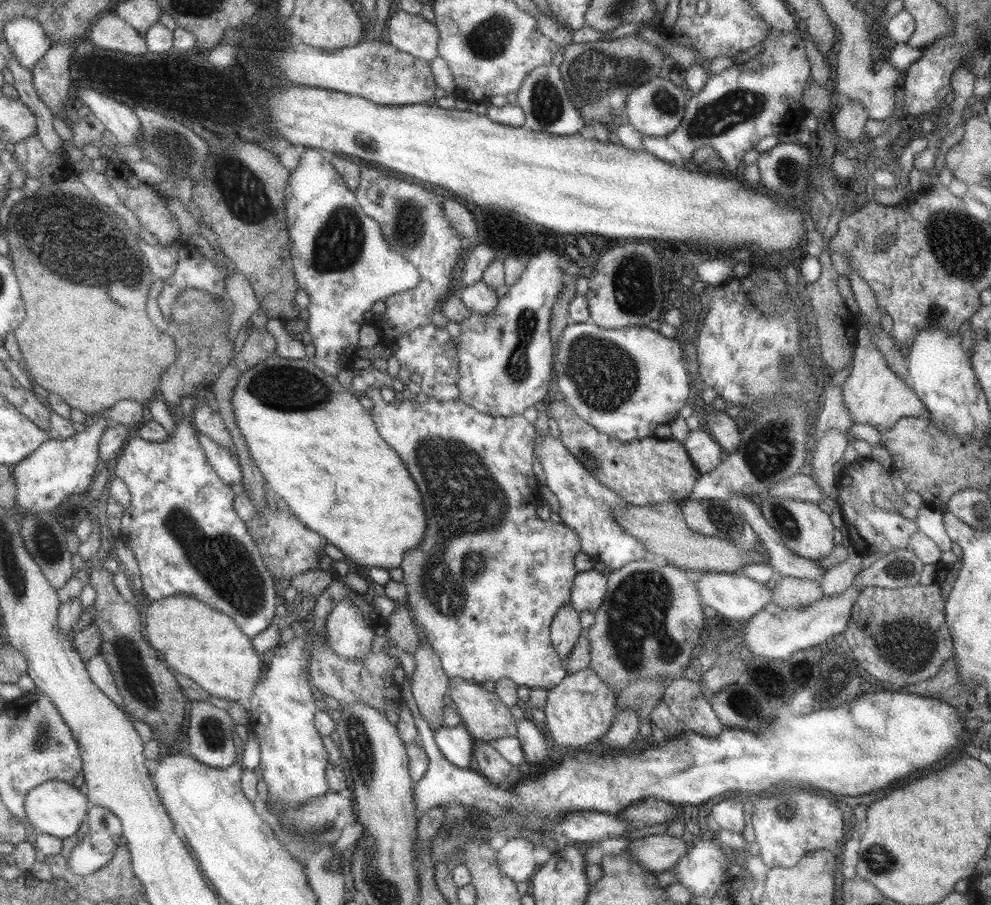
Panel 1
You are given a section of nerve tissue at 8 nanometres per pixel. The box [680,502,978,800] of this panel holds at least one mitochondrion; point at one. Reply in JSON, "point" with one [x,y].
{"point":[909,646]}

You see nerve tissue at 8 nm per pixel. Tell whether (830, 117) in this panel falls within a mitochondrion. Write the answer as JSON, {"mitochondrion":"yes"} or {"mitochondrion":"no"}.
{"mitochondrion":"no"}

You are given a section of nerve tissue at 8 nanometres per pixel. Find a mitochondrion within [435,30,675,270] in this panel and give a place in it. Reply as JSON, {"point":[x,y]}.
{"point":[591,74]}

